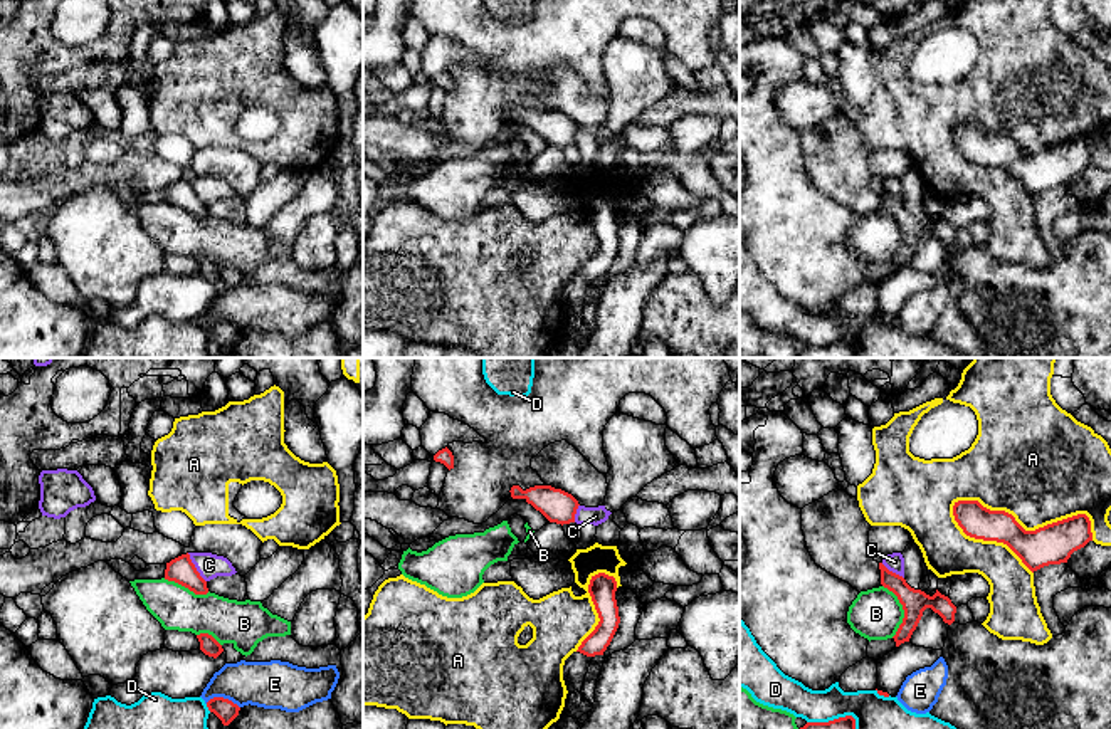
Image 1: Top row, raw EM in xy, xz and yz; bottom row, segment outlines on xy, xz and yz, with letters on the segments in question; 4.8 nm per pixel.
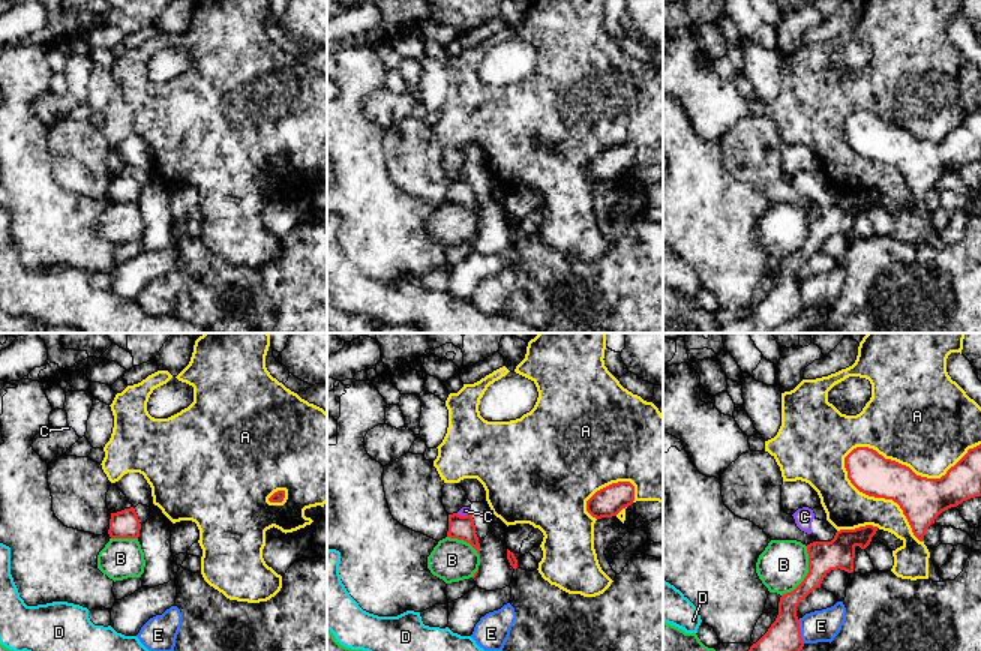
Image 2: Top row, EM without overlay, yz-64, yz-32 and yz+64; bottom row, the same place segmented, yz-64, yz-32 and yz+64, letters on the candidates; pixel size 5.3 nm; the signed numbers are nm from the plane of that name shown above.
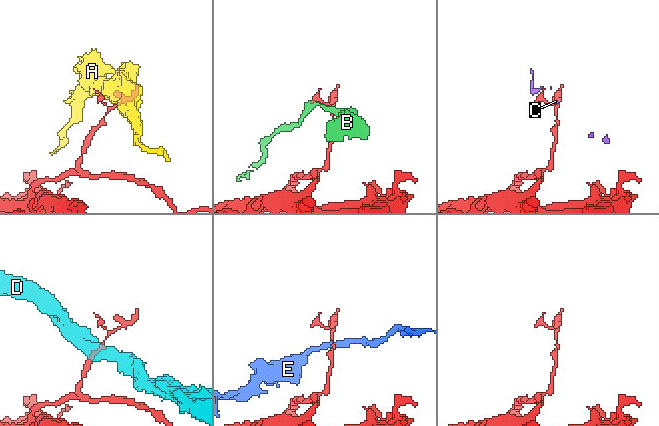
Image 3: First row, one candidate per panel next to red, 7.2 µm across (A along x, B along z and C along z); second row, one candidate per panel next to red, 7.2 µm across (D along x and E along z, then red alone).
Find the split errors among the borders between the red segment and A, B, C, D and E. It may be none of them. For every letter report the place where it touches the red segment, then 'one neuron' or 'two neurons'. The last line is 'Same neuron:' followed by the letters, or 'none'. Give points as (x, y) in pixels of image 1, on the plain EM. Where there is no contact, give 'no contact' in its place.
A: yz (1031, 155) | two neurons
B: yz (903, 232) | two neurons
C: xy (195, 192) | two neurons
D: yz (837, 343) | two neurons
E: xy (222, 321) | two neurons
Same neuron: none

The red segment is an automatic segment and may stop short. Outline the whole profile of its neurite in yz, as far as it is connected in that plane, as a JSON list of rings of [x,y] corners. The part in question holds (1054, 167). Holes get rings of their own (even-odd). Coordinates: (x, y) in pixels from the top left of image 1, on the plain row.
[[[978,124],[955,126],[953,139],[966,160],[1007,168],[1032,197],[1049,188],[1067,186],[1074,175],[1093,165],[1086,138],[1035,155],[1025,155],[1012,138],[990,134]]]

